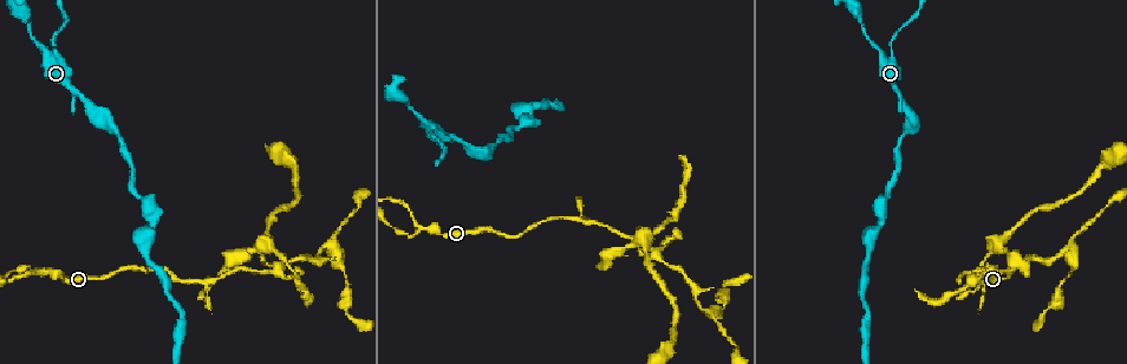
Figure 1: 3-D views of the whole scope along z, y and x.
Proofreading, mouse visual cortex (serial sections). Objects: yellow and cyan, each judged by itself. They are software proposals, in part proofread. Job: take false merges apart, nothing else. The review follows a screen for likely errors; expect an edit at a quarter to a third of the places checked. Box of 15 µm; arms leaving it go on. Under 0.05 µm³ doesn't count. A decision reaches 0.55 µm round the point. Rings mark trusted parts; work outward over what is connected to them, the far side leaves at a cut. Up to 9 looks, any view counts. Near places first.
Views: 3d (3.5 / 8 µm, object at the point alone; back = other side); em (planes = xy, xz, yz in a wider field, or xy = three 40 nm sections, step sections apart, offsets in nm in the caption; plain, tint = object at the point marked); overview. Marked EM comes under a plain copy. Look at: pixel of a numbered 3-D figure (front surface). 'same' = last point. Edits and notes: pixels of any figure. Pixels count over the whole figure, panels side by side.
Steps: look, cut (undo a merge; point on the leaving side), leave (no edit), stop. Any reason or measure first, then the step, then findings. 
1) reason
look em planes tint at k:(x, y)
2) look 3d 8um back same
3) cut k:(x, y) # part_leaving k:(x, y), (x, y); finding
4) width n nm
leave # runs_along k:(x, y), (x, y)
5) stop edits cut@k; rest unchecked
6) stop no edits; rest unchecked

narrows sharply
look 3d 3.5um at 1:(148, 227)

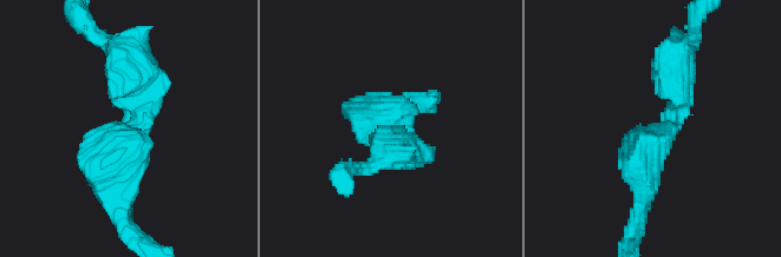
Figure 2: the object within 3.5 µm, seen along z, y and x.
shape alone is not enough
look em planes tint at 2:(669, 130)

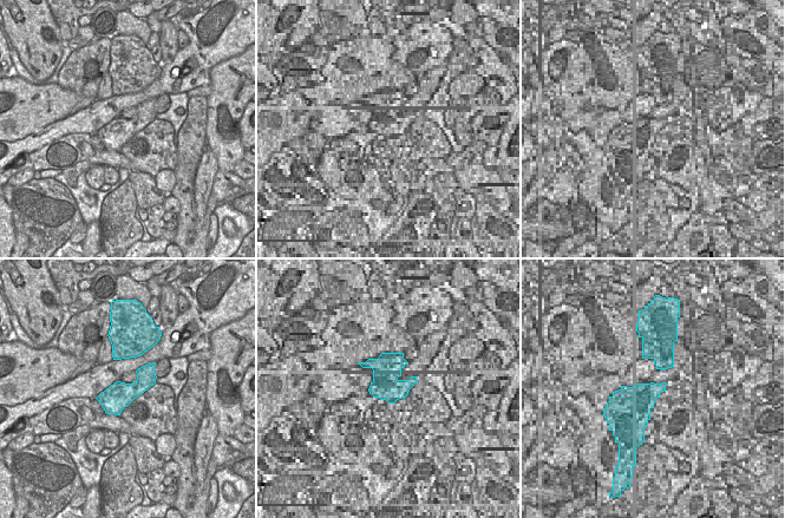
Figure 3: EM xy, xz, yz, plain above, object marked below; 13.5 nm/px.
leave # one cell here

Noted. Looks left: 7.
three-way junction
look 3d 3.5um back at 1:(1072, 244)

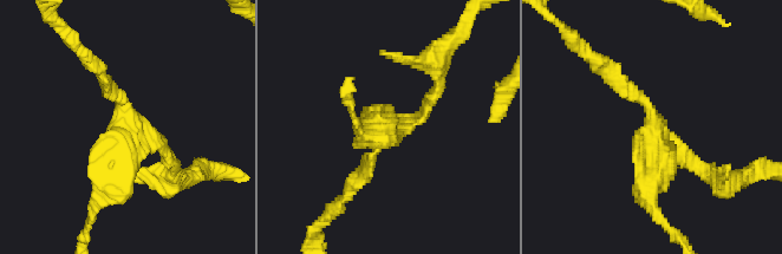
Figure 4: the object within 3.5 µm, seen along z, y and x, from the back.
look em xy step 2 tint at 4:(398, 125)

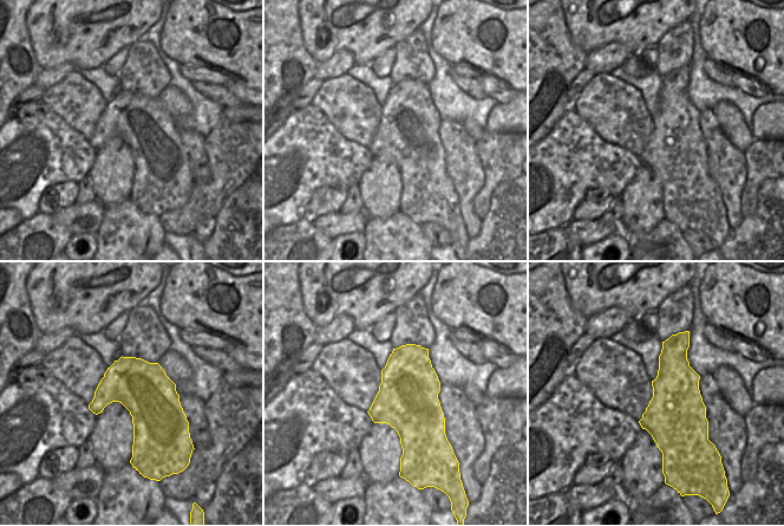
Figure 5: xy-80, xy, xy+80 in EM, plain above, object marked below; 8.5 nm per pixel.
arm_widths 150, 200, 400 nm
leave # runs_along 4:(437, 82), (419, 117), (360, 130); one cell here

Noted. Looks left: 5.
looks like a crossing
look 3d 3.5um back at 1:(638, 248)

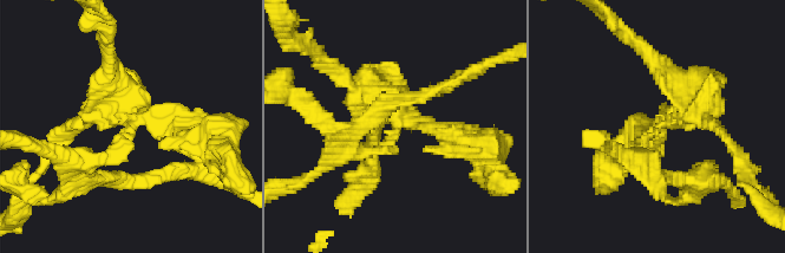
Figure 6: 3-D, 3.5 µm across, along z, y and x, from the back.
arms 4; arm_widths 200, 300, 300, 400 nm; now the EM
look em xy step 1 tint at 6:(130, 124)

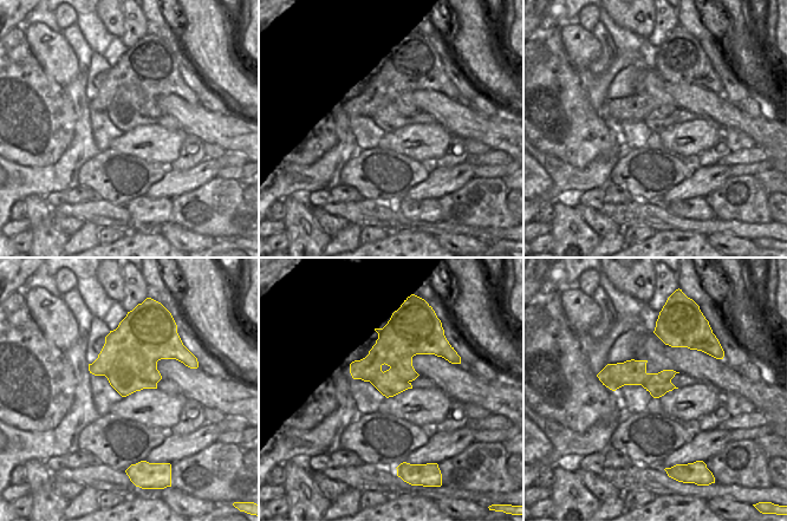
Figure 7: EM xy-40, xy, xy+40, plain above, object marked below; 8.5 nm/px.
leave # runs_along 6:(86, 168), (130, 128), (112, 77); one cell here

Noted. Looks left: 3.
side arm on a straight run
look 3d 3.5um at 1:(986, 272)

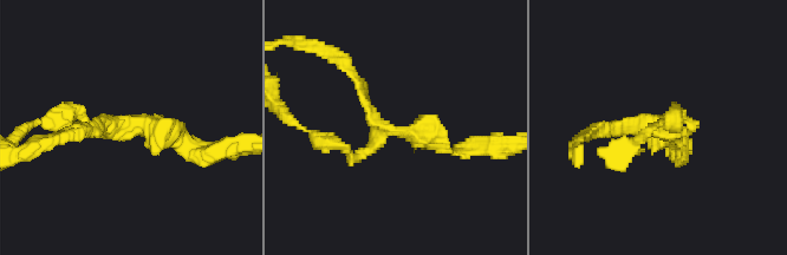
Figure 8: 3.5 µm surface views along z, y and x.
arms 3; arm_widths 150, 150, 200 nm
look em xy step 2 tint at 8:(384, 131)

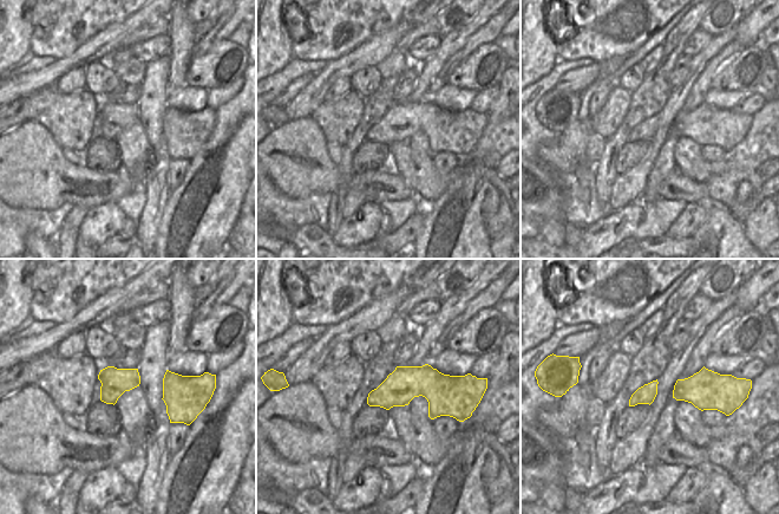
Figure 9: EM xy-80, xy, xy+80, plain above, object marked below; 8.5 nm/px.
leave # runs_along 8:(192, 143), (60, 115); all the same cell

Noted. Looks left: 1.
stop no edits; rest unchecked

